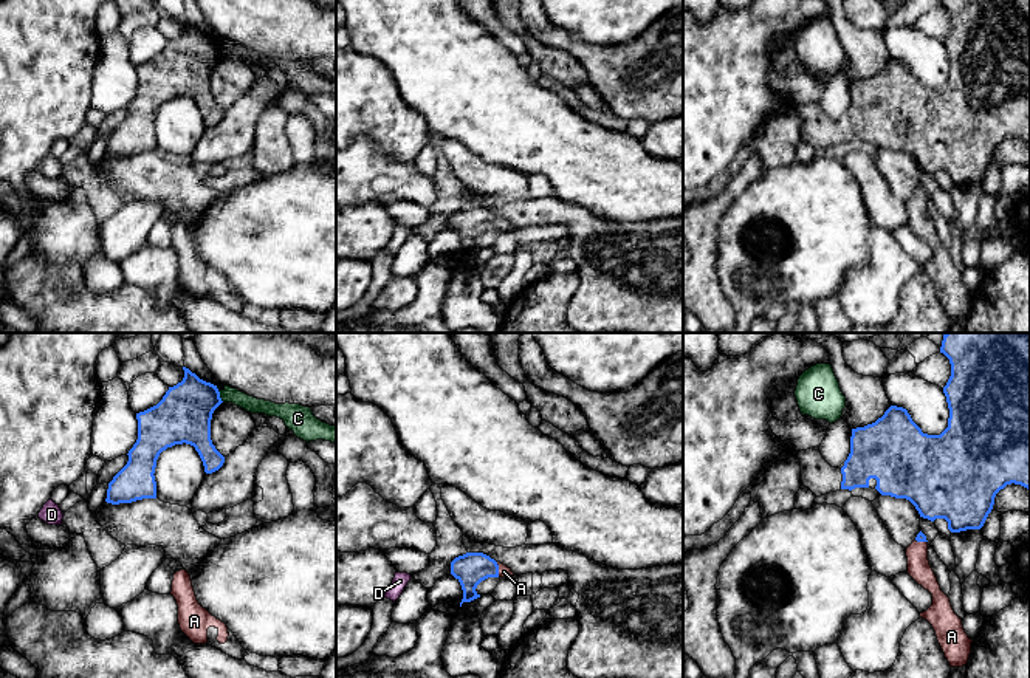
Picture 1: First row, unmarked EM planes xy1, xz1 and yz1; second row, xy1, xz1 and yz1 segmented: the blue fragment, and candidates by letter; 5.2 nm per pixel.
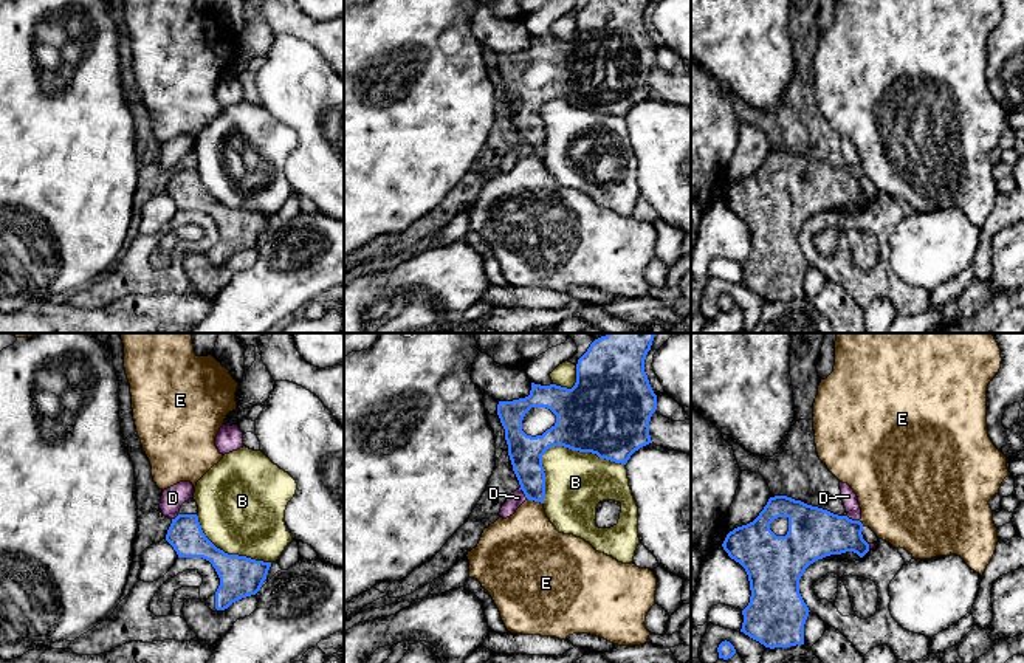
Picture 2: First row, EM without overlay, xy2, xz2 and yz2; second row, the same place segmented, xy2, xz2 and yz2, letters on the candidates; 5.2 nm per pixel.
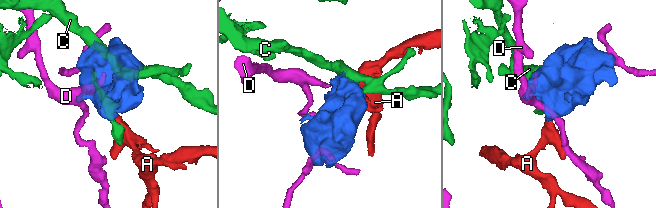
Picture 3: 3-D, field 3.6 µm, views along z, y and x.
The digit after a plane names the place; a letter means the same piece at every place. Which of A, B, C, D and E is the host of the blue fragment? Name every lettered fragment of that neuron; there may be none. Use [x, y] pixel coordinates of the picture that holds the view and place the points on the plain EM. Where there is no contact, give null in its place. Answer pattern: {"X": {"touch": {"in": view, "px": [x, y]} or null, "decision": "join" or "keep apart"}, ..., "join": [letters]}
{"A": {"touch": {"in": "xz1", "px": [497, 223]}, "decision": "join"}, "B": {"touch": {"in": "xz2", "px": [560, 98]}, "decision": "keep apart"}, "C": {"touch": {"in": "xy1", "px": [219, 47]}, "decision": "keep apart"}, "D": {"touch": {"in": "yz2", "px": [851, 172]}, "decision": "keep apart"}, "E": {"touch": {"in": "xz2", "px": [535, 154]}, "decision": "keep apart"}, "join": ["A"]}

